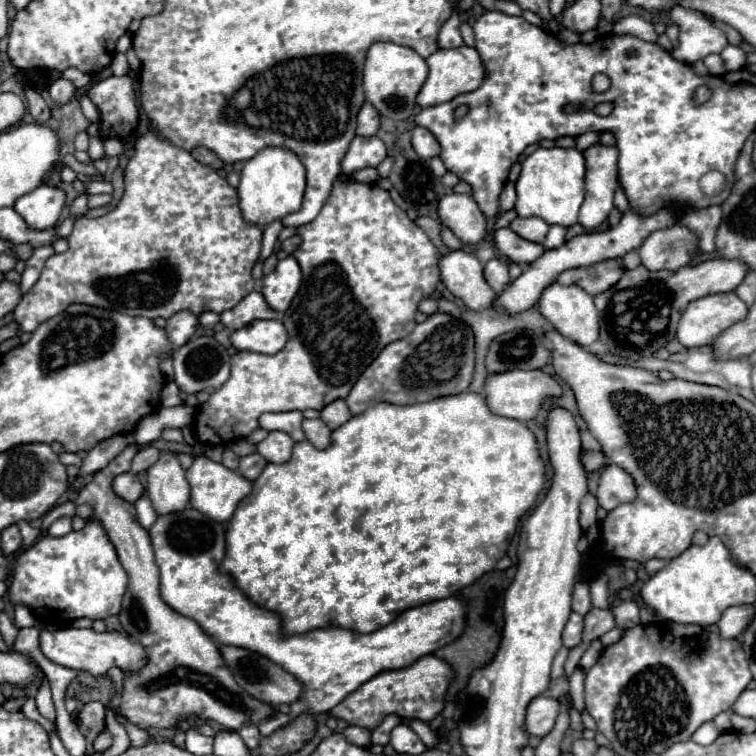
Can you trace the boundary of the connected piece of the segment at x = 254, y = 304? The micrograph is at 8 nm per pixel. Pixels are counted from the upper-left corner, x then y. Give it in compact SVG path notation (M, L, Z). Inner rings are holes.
M248 293L238 305L224 311L220 315L220 321L230 329L240 329L256 319L276 319L278 313L264 301L262 293Z

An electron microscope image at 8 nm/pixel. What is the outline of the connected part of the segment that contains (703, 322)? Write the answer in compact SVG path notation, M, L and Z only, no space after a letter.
M732 291L696 299L682 313L676 339L688 349L712 345L722 331L746 315L748 307Z

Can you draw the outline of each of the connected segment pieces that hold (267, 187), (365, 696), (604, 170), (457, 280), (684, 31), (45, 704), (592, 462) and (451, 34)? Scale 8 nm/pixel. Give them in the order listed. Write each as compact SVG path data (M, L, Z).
M264 147L252 159L248 159L244 163L244 169L240 171L238 197L242 215L246 221L256 225L266 225L270 221L282 219L284 215L300 209L304 189L306 189L306 171L296 153L284 147Z
M424 655L412 665L404 669L390 669L368 679L360 689L350 693L340 705L336 705L330 715L336 719L344 719L348 725L374 729L378 725L378 717L386 717L394 713L402 719L420 719L432 721L444 709L444 693L448 689L452 671L450 665L434 655Z
M596 143L584 151L586 159L586 197L580 207L578 223L596 229L612 211L614 191L618 189L618 149Z
M462 249L440 257L440 277L448 291L460 297L468 309L486 311L498 297L482 275L482 263Z
M674 5L670 9L670 19L680 27L678 47L672 49L672 55L682 63L694 63L710 53L720 53L728 45L726 35L708 23L700 11Z
M44 677L44 681L40 683L38 687L38 693L36 693L36 707L40 711L42 717L54 721L56 719L56 713L54 713L54 703L52 703L52 697L50 697L50 681Z
M602 451L584 453L584 467L586 467L586 471L594 471L594 469L600 469L602 465L604 465L604 453L602 453Z
M454 13L440 29L438 35L438 47L440 49L448 49L448 47L460 47L464 45L462 35L460 35L460 23L458 23L458 15Z

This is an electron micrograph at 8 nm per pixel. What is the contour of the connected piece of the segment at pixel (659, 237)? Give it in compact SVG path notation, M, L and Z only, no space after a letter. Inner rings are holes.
M682 223L652 233L638 249L642 265L650 271L670 269L676 271L690 263L696 255L698 237Z

